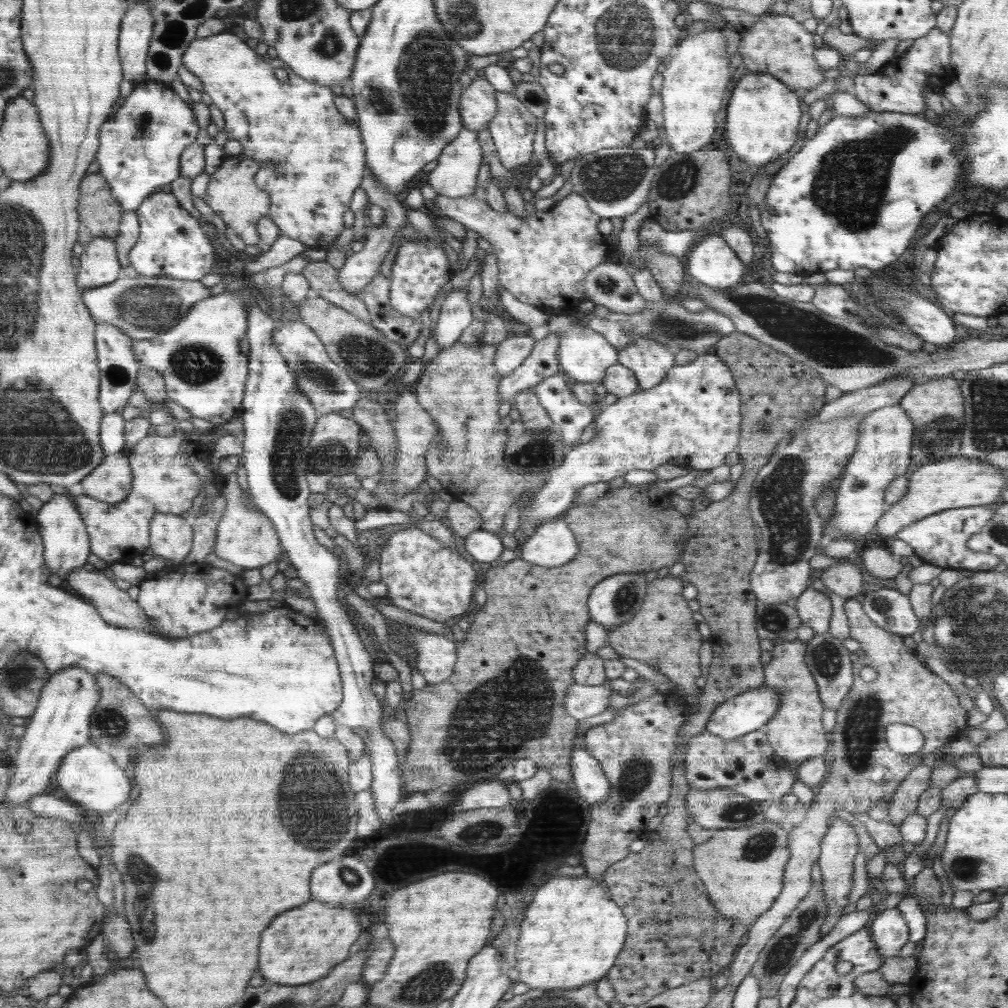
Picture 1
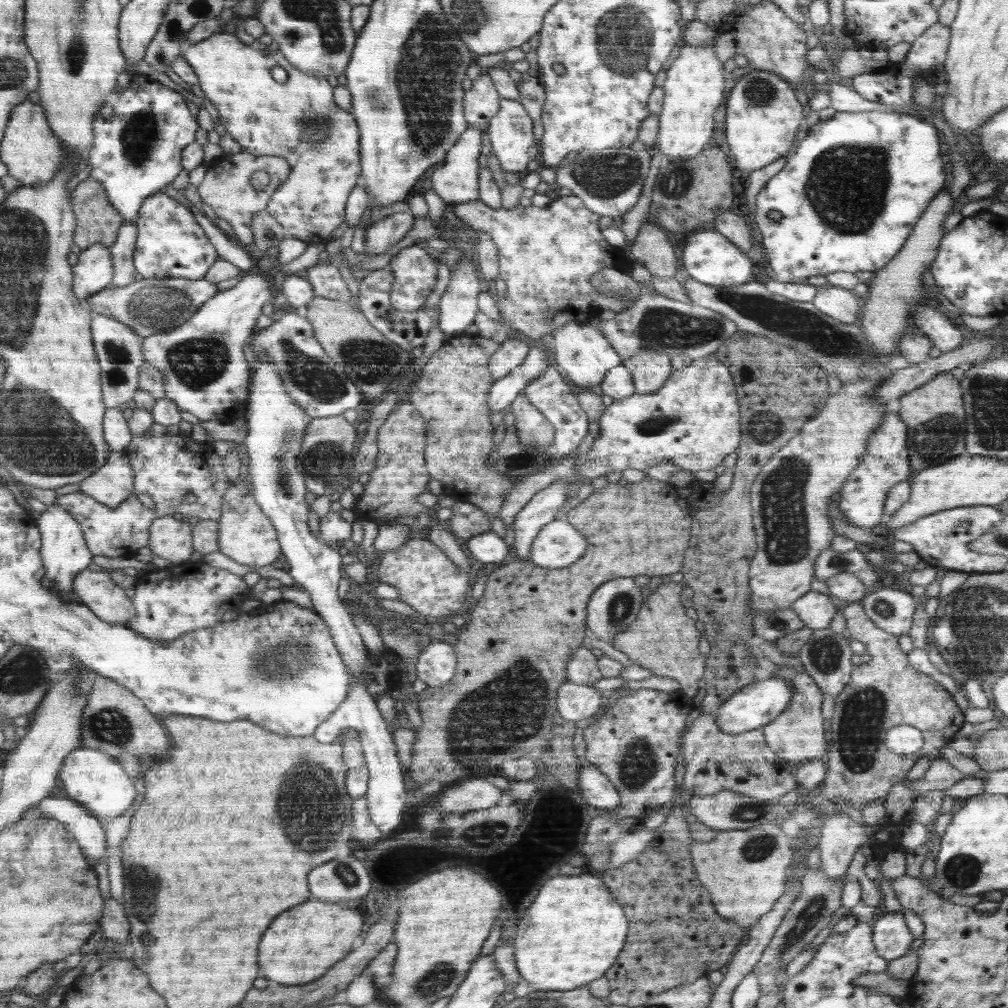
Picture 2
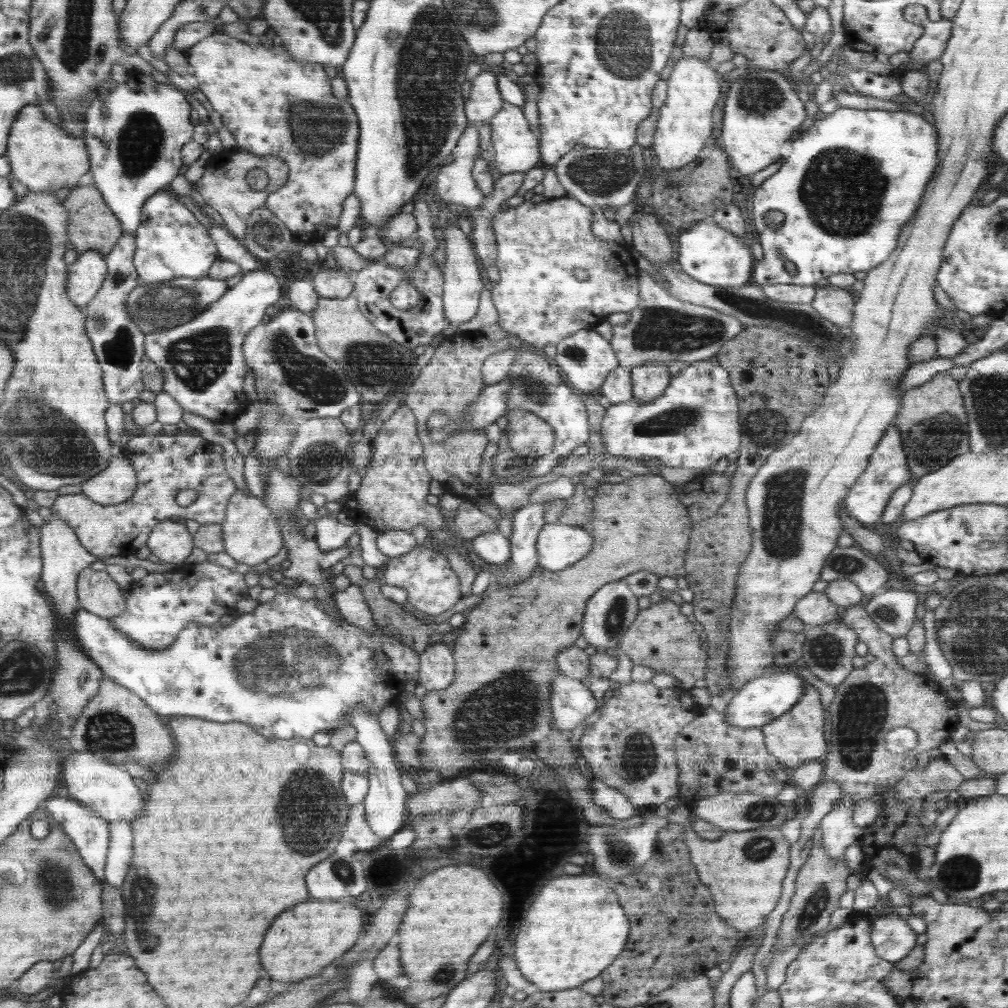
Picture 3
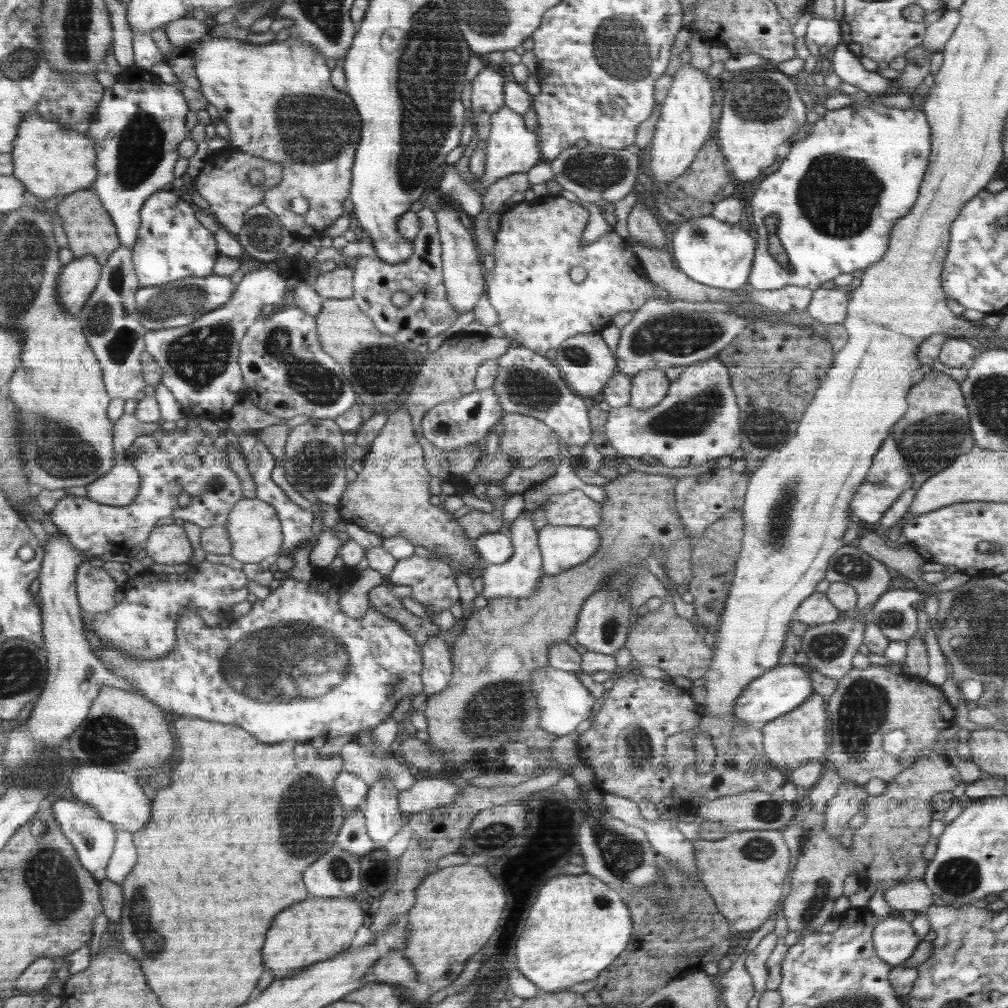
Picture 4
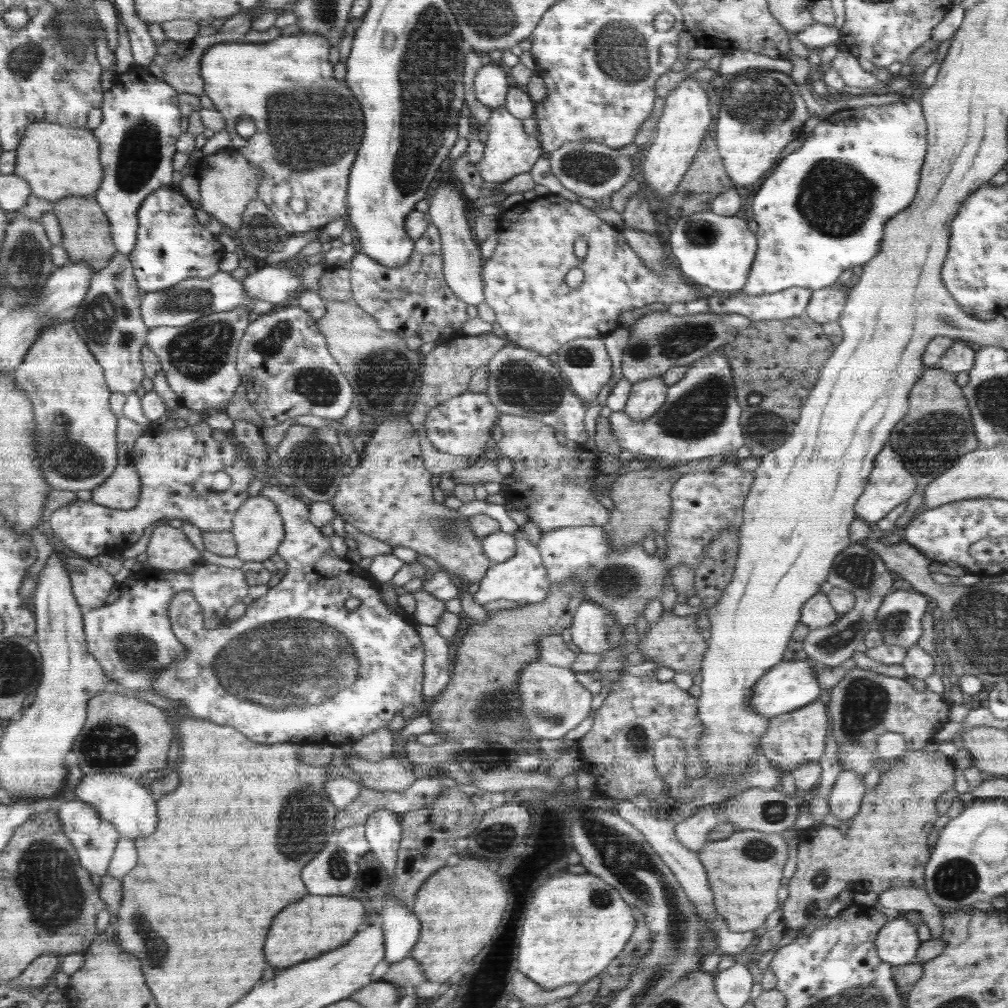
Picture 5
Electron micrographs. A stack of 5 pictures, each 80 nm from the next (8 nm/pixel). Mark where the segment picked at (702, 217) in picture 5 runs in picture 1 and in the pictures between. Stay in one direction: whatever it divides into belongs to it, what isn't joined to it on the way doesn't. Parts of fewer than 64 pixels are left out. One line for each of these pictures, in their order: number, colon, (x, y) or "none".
1: (712, 262)
2: (710, 258)
3: (711, 255)
4: (715, 253)

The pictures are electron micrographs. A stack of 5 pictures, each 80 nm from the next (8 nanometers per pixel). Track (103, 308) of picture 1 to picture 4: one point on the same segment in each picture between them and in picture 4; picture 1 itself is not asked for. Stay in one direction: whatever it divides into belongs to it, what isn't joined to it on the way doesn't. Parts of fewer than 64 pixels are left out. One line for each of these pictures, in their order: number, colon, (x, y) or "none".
2: (147, 306)
3: (155, 307)
4: (179, 303)

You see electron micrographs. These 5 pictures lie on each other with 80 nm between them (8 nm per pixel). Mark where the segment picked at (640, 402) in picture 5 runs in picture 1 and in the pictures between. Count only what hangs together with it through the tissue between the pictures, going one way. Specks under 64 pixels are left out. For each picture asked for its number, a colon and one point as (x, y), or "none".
1: (650, 361)
2: (650, 369)
3: (650, 382)
4: (650, 387)

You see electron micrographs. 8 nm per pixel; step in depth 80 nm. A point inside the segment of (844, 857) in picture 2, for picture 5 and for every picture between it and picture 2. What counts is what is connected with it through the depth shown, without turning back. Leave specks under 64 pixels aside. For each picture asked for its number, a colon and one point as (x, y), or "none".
3: (838, 831)
4: (847, 803)
5: (847, 794)

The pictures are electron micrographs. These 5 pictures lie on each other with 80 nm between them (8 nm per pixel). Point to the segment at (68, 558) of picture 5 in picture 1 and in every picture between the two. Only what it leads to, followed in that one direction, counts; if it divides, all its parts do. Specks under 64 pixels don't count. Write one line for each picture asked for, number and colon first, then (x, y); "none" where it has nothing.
1: (115, 606)
2: (96, 589)
3: (98, 592)
4: (96, 588)

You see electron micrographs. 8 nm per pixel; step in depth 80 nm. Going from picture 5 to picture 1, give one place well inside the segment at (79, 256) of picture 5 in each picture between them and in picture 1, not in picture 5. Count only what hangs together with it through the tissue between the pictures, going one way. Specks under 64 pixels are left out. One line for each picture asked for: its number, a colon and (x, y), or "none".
1: (101, 213)
2: (98, 221)
3: (92, 225)
4: (90, 230)

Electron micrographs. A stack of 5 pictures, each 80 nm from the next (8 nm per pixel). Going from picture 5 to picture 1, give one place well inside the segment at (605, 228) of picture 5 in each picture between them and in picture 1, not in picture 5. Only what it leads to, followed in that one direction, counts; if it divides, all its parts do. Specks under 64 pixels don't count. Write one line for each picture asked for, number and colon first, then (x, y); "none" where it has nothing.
1: (543, 257)
2: (547, 256)
3: (539, 299)
4: (537, 243)

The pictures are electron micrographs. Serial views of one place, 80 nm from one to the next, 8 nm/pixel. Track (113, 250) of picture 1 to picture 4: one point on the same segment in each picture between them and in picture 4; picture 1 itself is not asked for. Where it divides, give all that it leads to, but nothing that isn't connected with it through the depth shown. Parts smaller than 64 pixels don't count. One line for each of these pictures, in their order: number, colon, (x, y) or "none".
2: (94, 270)
3: (87, 274)
4: (80, 277)

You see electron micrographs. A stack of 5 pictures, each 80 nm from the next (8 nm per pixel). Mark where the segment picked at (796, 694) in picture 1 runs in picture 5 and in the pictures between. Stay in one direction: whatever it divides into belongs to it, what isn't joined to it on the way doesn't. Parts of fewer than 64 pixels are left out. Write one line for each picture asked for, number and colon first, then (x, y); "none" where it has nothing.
2: (796, 735)
3: (798, 736)
4: (794, 738)
5: (791, 739)

